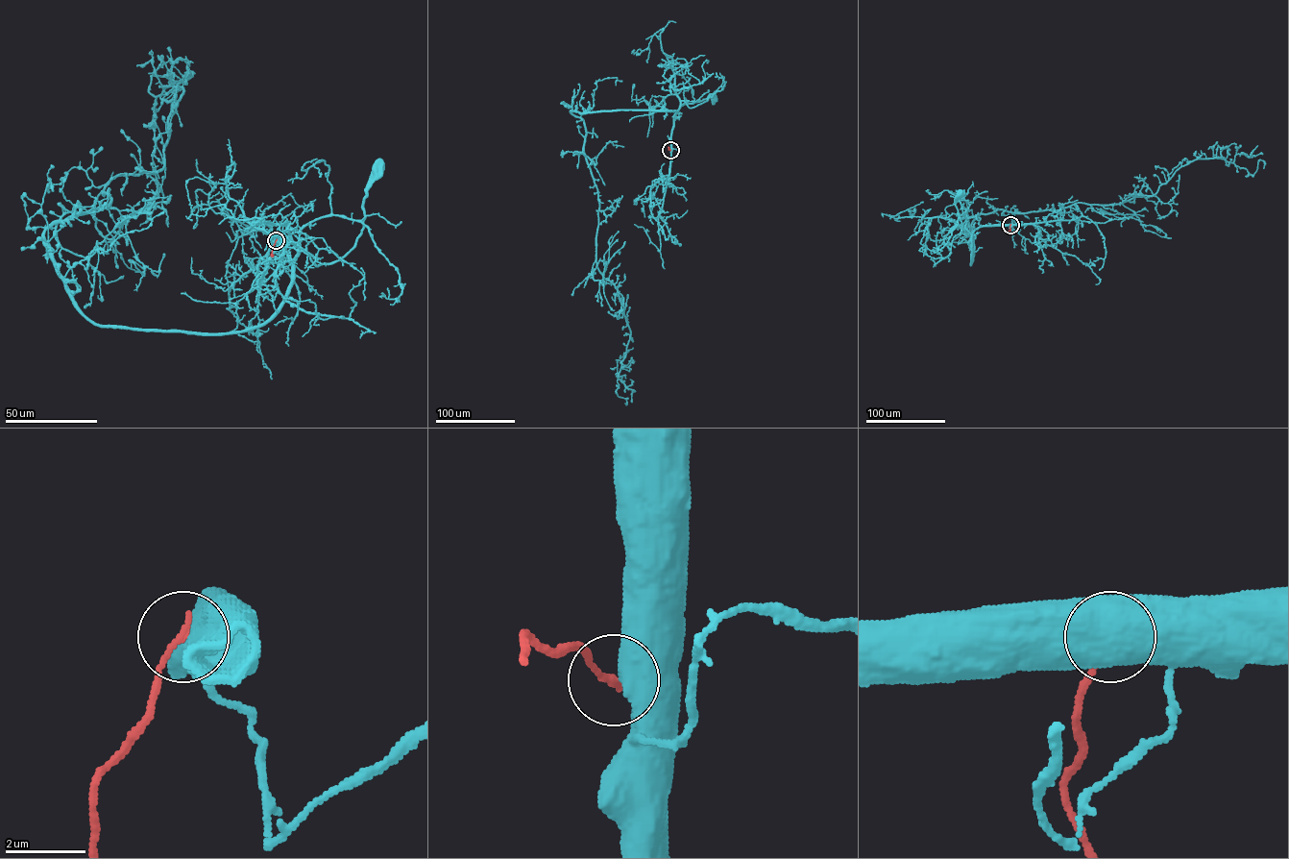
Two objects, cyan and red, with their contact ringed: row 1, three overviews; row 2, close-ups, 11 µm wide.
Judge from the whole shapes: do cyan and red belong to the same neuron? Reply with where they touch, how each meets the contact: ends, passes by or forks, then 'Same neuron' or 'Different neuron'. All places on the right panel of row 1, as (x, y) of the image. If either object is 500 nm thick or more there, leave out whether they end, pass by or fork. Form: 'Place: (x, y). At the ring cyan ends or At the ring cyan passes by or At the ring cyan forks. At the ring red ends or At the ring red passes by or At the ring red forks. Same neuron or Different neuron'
Place: (1010, 225). Different neuron

